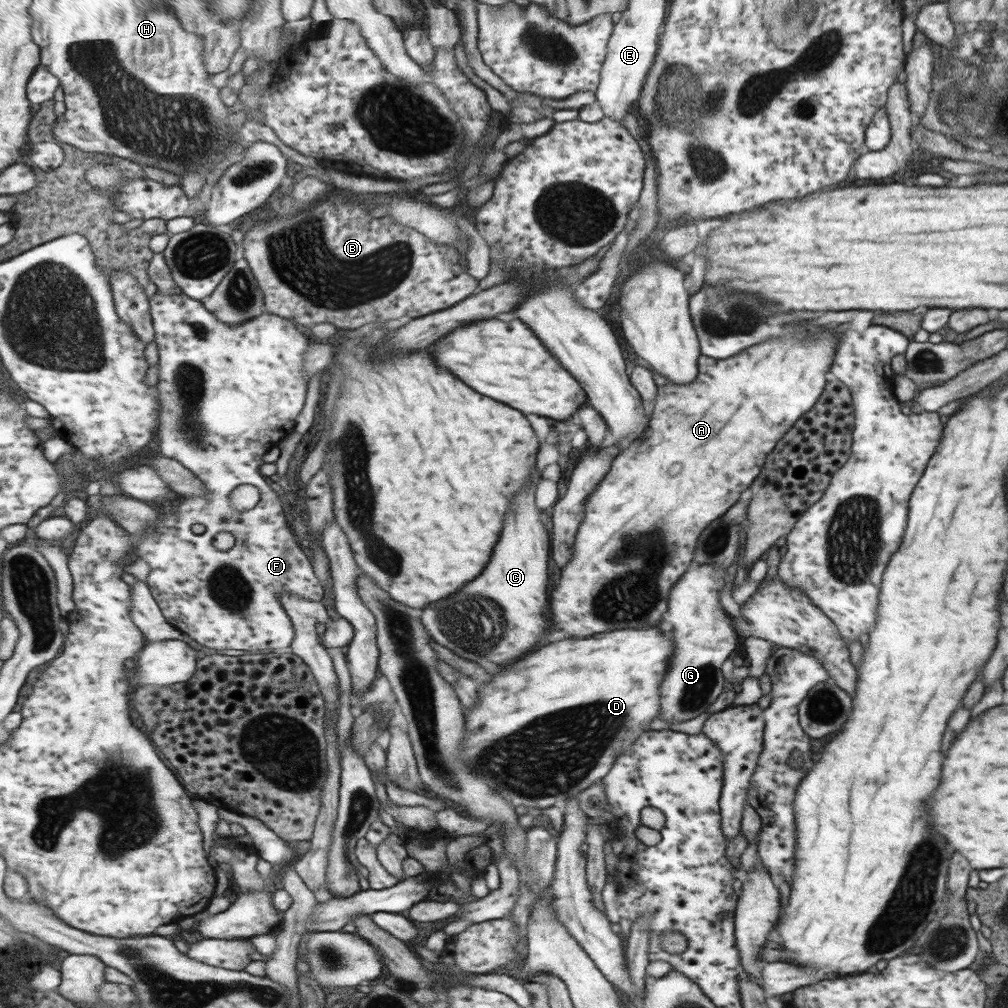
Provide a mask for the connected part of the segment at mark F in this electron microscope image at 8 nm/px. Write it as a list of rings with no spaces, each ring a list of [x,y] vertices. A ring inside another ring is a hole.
[[[156,292],[151,296],[151,305],[161,350],[158,384],[162,386],[160,390],[164,396],[164,428],[160,428],[162,452],[194,470],[205,482],[209,494],[180,496],[174,504],[166,506],[168,514],[162,516],[158,530],[142,536],[140,556],[152,566],[148,583],[168,620],[188,634],[196,645],[216,650],[234,648],[234,652],[290,650],[297,630],[284,608],[281,594],[290,591],[321,601],[326,597],[326,590],[316,572],[311,552],[301,546],[293,527],[288,526],[280,492],[268,484],[262,468],[264,456],[295,432],[296,420],[308,402],[309,378],[304,366],[310,338],[302,334],[302,327],[294,319],[286,319],[278,313],[266,312],[260,318],[232,328],[217,318],[203,301],[185,293]],[[242,484],[262,488],[264,496],[252,510],[239,511],[230,500],[234,490]],[[230,524],[237,543],[229,551],[222,552],[212,544],[220,532],[230,532]],[[196,526],[206,528],[206,532],[198,536],[212,538],[192,538]]]

